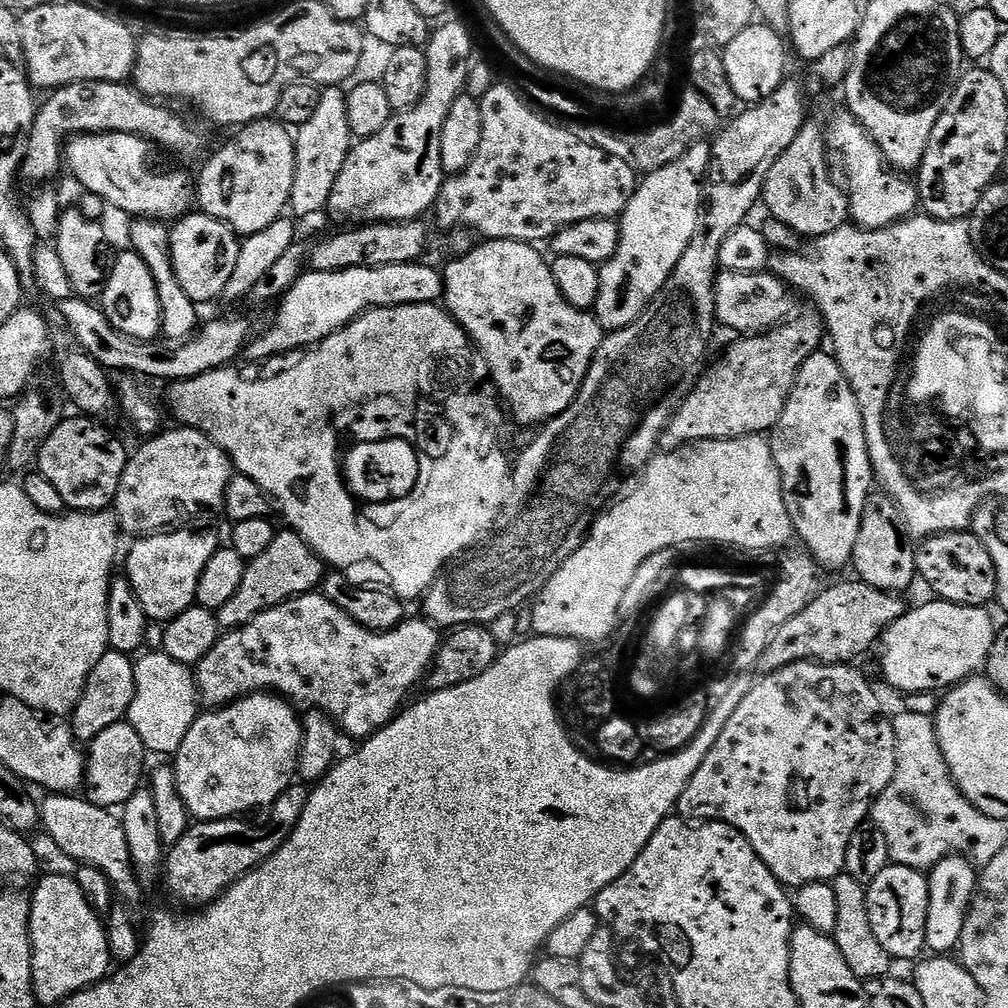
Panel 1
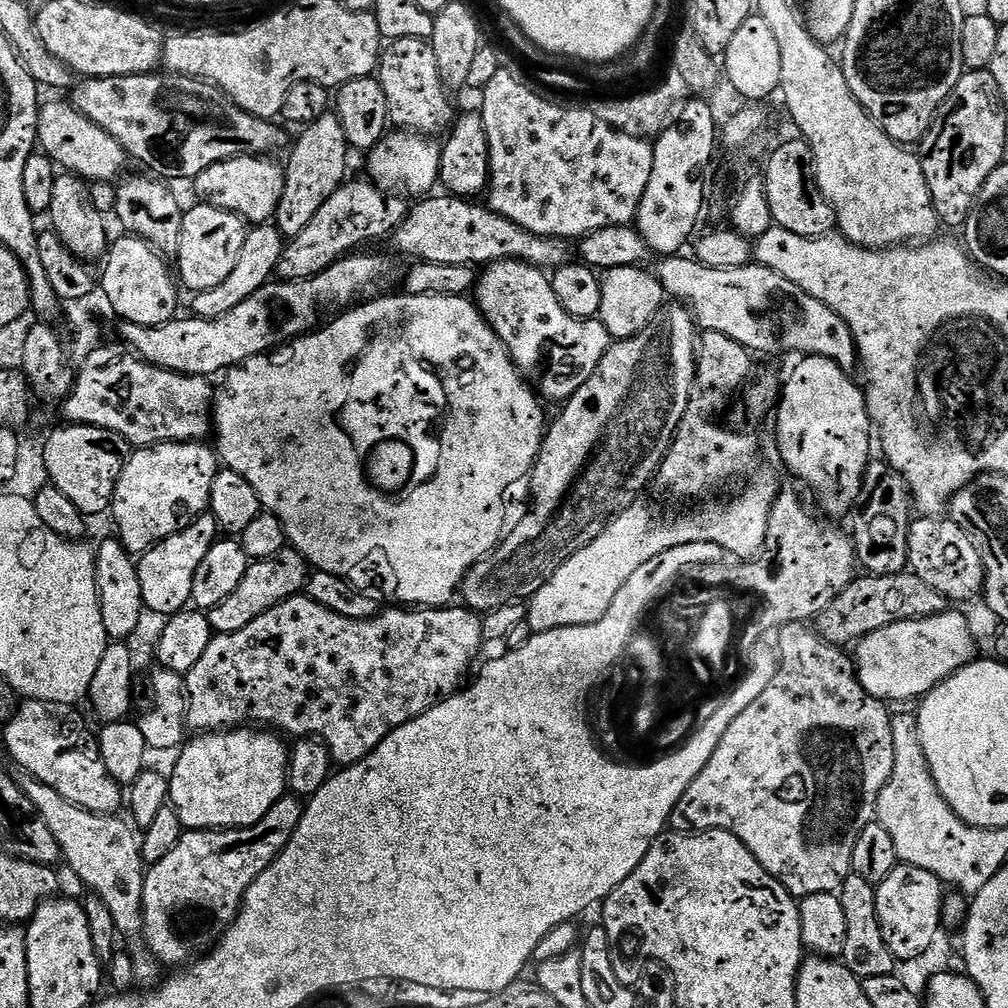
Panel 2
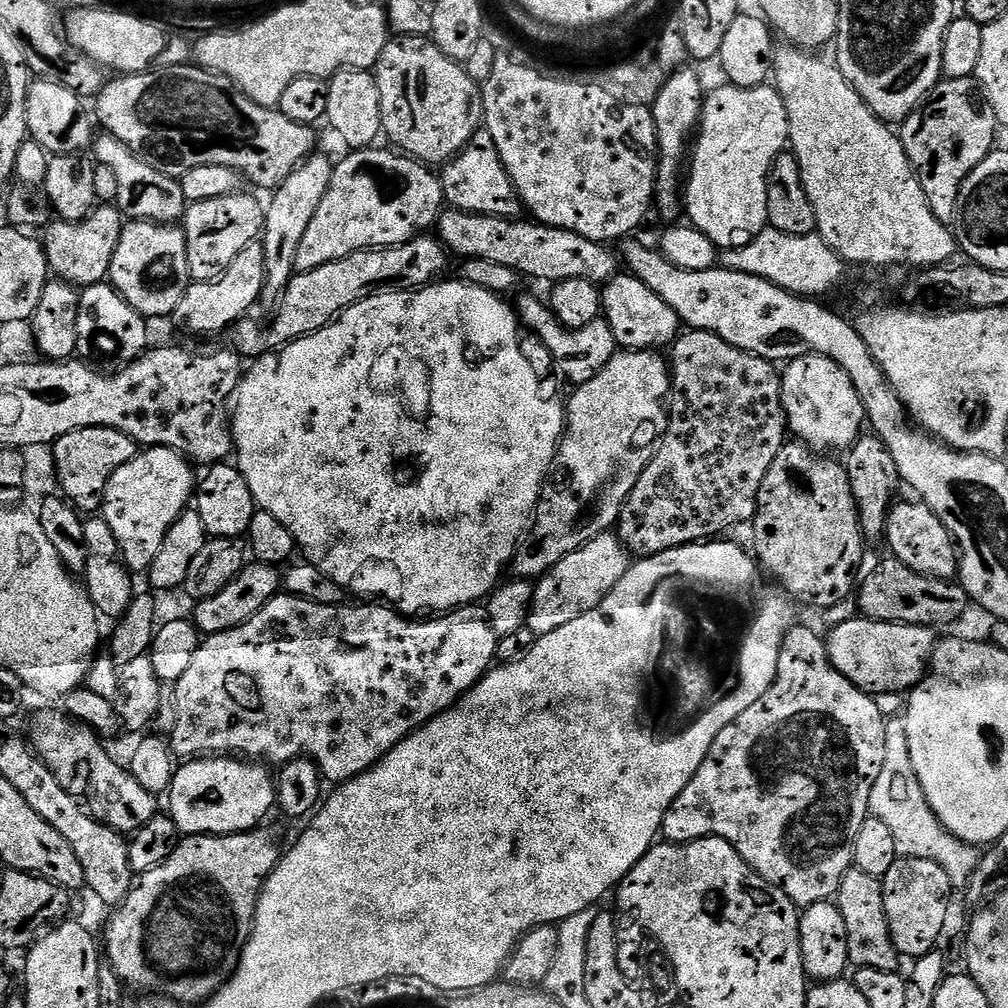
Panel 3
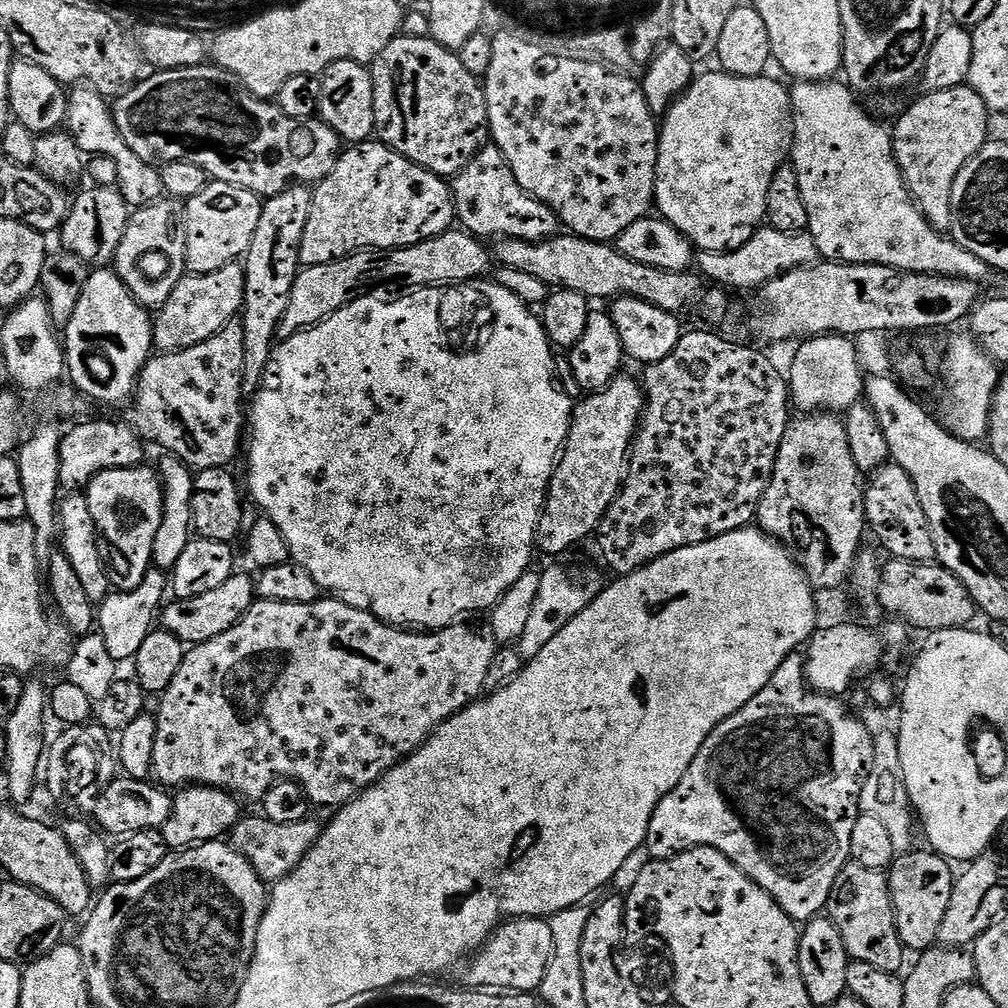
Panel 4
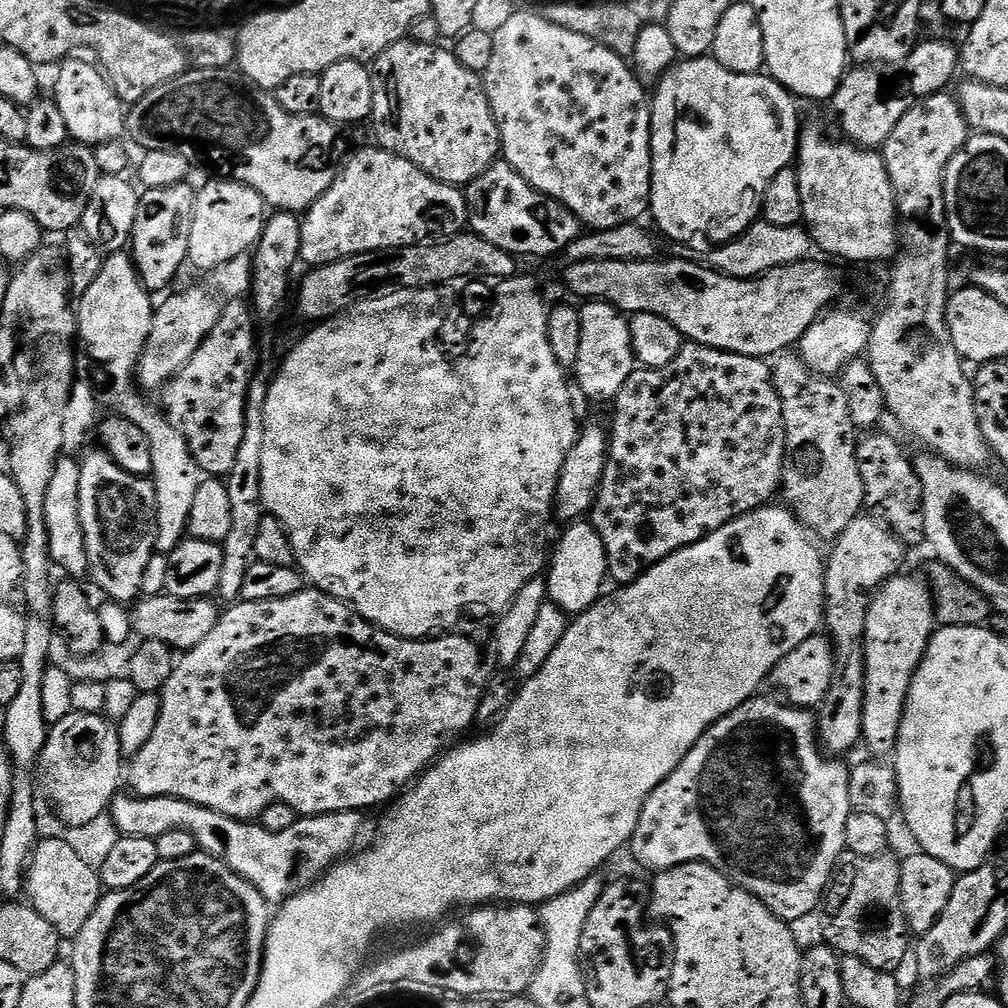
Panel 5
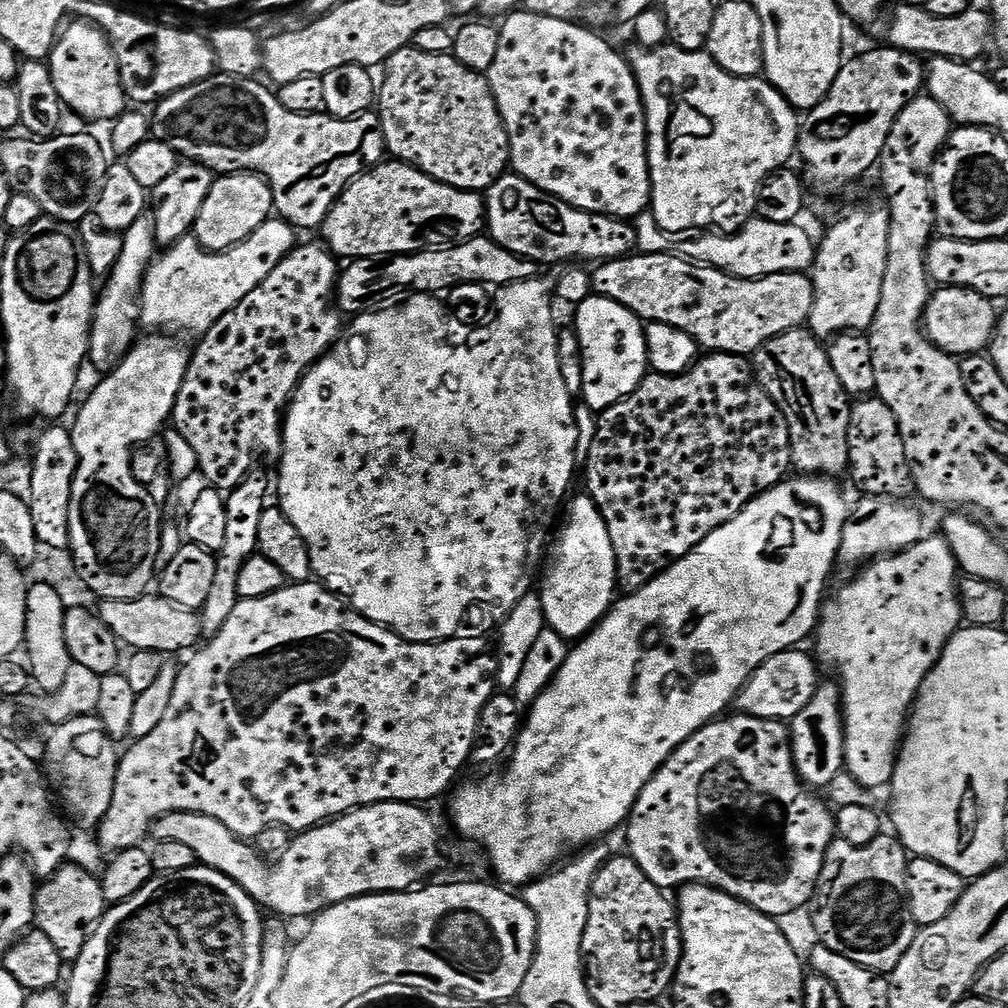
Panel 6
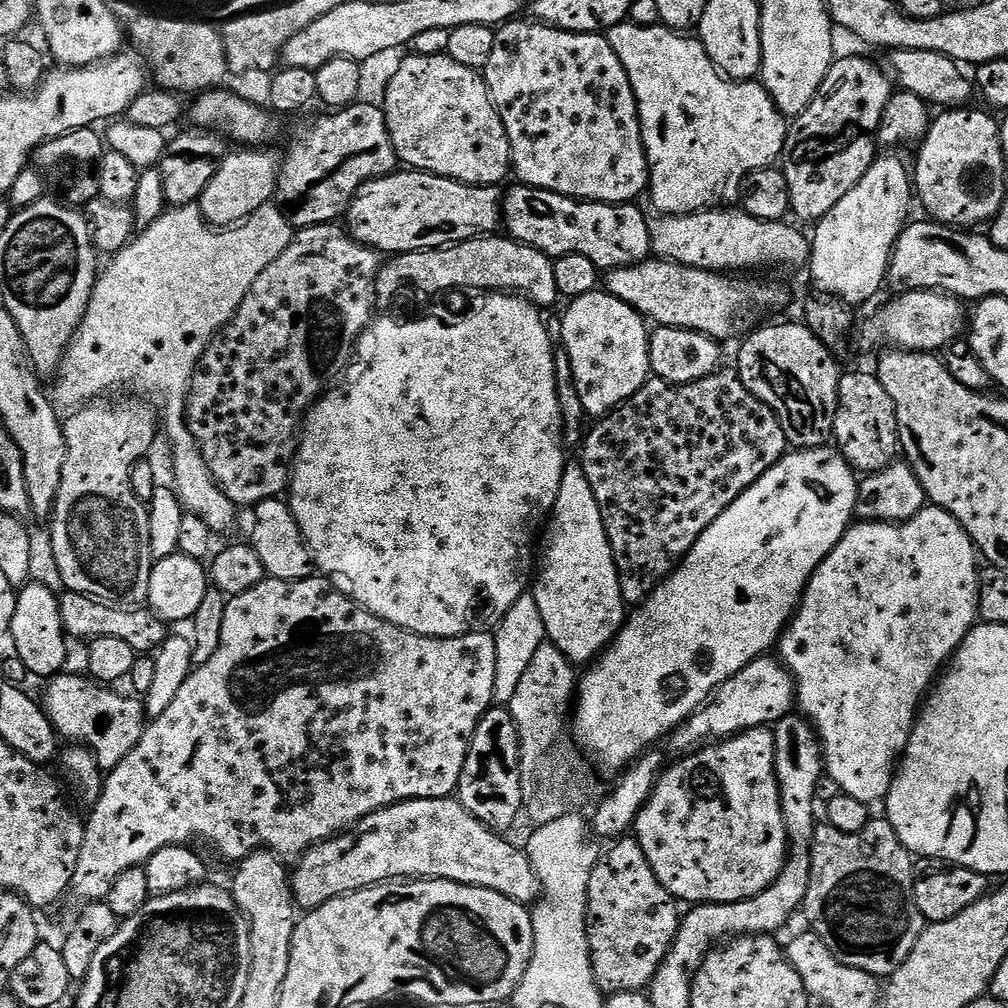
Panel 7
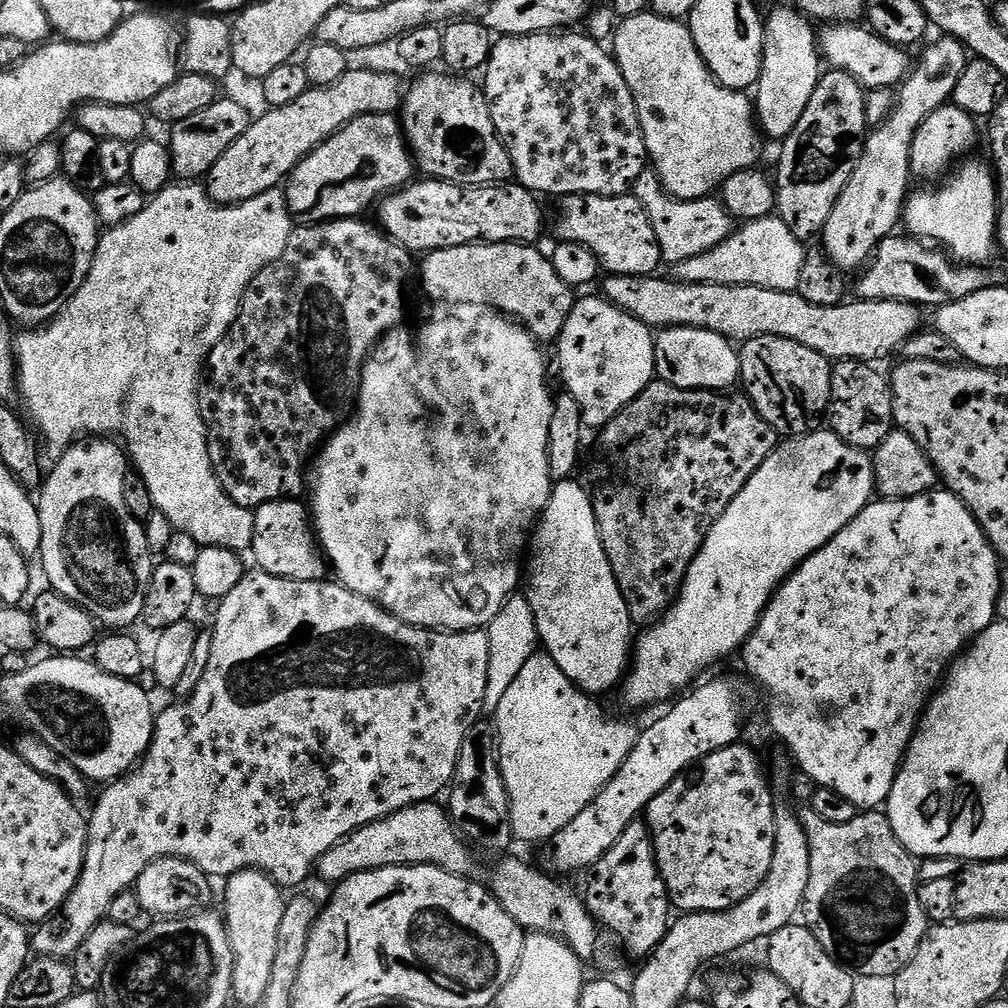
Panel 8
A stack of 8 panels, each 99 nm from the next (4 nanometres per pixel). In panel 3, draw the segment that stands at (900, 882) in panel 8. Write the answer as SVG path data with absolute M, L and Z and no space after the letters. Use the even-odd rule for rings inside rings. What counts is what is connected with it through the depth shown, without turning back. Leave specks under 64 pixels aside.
M851 867L842 878L836 891L834 902L846 922L846 946L848 947L848 963L853 969L869 968L870 970L886 970L900 972L902 957L894 946L890 926L886 922L883 879L874 874Z

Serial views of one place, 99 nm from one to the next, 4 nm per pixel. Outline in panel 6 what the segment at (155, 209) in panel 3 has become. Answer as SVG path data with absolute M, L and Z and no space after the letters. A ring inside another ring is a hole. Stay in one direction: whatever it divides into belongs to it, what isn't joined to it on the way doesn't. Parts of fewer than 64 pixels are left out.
M76 18L73 24L65 23L52 48L52 55L48 57L46 63L52 71L54 87L58 89L60 103L65 109L72 111L73 108L84 120L105 120L105 122L117 120L125 112L126 97L122 83L122 69L116 60L116 51L103 30L97 28L95 24L83 18Z

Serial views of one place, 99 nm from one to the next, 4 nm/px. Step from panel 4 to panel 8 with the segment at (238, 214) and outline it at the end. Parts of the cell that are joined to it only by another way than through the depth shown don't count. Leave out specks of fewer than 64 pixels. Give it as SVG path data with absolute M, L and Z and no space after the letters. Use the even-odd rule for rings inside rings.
M353 67L330 86L309 87L308 92L302 94L302 98L290 102L290 106L268 108L265 116L260 116L257 120L255 117L249 123L246 134L242 134L242 138L238 138L238 142L234 142L234 146L230 146L230 150L226 150L226 154L222 154L222 158L218 158L218 162L214 162L214 166L209 170L206 177L208 196L216 204L241 204L250 198L258 198L258 194L266 194L266 190L279 188L319 144L330 139L345 124L359 116L386 116L395 113L401 104L402 84L400 88L399 78L388 72L375 72L372 68Z

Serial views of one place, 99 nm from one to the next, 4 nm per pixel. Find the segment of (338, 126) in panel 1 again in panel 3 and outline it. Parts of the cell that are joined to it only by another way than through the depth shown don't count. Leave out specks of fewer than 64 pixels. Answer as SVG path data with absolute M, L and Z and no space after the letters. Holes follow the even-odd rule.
M313 154L292 171L290 178L271 193L272 201L267 201L264 213L264 230L262 243L264 245L264 292L263 303L275 305L284 292L284 288L296 272L296 255L298 246L302 242L302 234L310 226L314 213L318 210L322 198L326 198L326 190L330 190L333 161L328 161L321 154Z

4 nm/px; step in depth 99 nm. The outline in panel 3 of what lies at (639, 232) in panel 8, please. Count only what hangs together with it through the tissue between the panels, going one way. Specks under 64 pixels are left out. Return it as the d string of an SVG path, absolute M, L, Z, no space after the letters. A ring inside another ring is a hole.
M486 130L476 132L459 156L452 157L443 165L442 183L444 199L455 211L509 218L521 215L522 205L520 197L516 195L516 187L512 184L510 174L506 174L506 166L502 166L494 138L490 138Z

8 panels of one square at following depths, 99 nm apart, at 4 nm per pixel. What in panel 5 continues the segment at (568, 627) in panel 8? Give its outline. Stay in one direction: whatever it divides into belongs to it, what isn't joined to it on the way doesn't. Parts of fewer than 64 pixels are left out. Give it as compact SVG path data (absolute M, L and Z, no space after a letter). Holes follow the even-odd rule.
M572 522L567 525L560 545L555 545L546 568L548 600L569 614L579 614L594 606L605 591L604 580L609 579L608 558L602 546L602 538L588 522Z

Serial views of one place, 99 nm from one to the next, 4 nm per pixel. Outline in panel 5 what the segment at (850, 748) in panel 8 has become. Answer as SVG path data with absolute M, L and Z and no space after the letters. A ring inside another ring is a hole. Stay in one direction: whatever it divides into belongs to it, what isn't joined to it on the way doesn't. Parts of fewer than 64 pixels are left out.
M897 574L887 580L880 591L872 598L872 605L866 618L866 638L864 653L866 654L866 698L864 699L864 735L863 743L873 752L873 757L888 758L896 751L896 739L902 722L902 714L906 706L906 698L910 690L910 682L926 654L926 646L930 642L936 623L936 607L932 604L932 590L923 579L915 580L912 576Z

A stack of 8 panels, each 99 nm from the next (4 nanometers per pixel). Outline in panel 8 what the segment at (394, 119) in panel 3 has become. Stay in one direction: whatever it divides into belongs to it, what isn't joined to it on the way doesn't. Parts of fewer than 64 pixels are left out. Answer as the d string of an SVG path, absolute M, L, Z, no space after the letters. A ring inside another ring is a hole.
M428 70L412 85L407 85L402 96L402 127L408 150L412 154L415 167L420 168L425 177L445 180L461 186L503 186L513 179L514 173L510 154L494 130L490 118L490 106L483 91L471 84L471 79L460 74L449 74L444 70Z

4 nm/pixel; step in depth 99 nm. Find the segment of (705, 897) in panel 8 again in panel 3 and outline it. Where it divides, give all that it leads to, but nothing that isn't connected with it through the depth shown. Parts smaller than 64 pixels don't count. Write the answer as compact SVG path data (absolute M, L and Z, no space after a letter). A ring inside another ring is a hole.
M794 626L782 642L782 650L778 658L778 674L770 690L766 690L766 694L762 694L762 698L758 698L754 706L742 710L742 714L738 714L738 718L734 718L734 722L730 722L730 726L726 726L726 730L722 730L718 738L714 738L714 746L710 746L710 754L706 754L702 766L698 766L698 774L690 778L686 790L678 794L678 798L664 815L662 836L669 844L689 844L691 840L701 840L707 836L717 836L730 842L730 846L738 850L741 858L759 876L766 878L770 886L782 890L782 894L786 894L790 902L794 902L797 908L803 910L811 904L832 900L842 878L847 874L848 869L853 867L854 838L858 838L858 830L862 822L870 815L868 811L870 790L874 790L874 782L878 782L878 774L882 774L882 762L886 762L886 716L880 713L879 706L872 701L875 699L869 693L851 684L833 666L825 637L819 636L812 628L800 627Z

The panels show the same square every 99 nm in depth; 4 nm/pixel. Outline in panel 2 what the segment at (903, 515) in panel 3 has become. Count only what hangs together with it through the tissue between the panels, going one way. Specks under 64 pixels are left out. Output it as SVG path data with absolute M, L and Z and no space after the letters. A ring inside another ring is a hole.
M921 515L919 519L908 525L908 568L950 602L977 599L984 591L984 567L970 534L950 518Z

